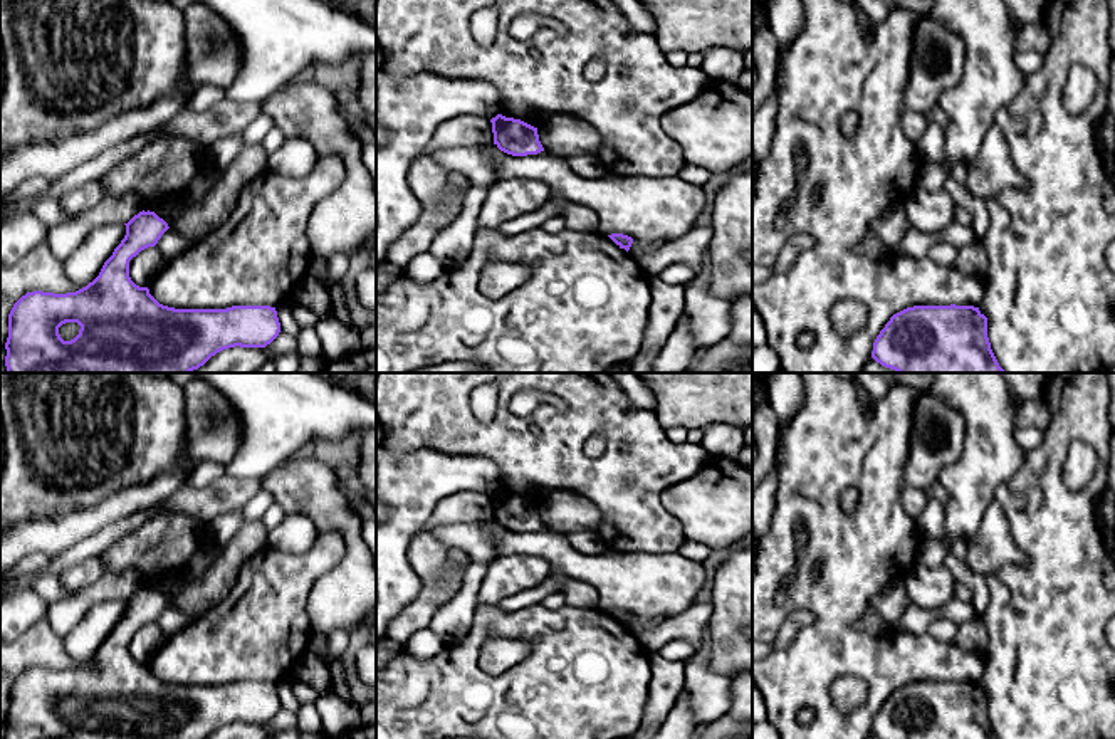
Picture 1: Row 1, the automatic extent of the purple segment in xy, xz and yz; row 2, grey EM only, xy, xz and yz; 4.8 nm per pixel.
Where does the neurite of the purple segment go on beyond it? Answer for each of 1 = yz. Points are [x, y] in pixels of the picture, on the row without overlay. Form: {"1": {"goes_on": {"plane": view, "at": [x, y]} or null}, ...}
{"1": {"goes_on": null}}

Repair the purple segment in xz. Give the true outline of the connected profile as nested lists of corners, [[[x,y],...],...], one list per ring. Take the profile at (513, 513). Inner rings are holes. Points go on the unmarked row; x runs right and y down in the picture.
[[[497,490],[490,495],[494,521],[512,532],[527,532],[544,527],[537,504],[514,494]]]

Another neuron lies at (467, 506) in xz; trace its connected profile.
[[[462,490],[445,495],[435,506],[430,519],[418,532],[430,532],[432,527],[453,522],[475,522],[494,519],[492,499],[477,490]]]

